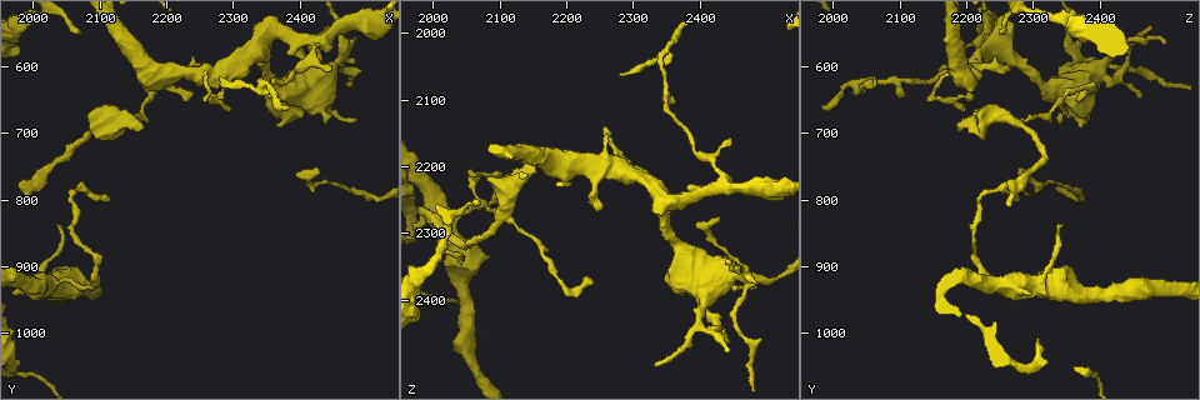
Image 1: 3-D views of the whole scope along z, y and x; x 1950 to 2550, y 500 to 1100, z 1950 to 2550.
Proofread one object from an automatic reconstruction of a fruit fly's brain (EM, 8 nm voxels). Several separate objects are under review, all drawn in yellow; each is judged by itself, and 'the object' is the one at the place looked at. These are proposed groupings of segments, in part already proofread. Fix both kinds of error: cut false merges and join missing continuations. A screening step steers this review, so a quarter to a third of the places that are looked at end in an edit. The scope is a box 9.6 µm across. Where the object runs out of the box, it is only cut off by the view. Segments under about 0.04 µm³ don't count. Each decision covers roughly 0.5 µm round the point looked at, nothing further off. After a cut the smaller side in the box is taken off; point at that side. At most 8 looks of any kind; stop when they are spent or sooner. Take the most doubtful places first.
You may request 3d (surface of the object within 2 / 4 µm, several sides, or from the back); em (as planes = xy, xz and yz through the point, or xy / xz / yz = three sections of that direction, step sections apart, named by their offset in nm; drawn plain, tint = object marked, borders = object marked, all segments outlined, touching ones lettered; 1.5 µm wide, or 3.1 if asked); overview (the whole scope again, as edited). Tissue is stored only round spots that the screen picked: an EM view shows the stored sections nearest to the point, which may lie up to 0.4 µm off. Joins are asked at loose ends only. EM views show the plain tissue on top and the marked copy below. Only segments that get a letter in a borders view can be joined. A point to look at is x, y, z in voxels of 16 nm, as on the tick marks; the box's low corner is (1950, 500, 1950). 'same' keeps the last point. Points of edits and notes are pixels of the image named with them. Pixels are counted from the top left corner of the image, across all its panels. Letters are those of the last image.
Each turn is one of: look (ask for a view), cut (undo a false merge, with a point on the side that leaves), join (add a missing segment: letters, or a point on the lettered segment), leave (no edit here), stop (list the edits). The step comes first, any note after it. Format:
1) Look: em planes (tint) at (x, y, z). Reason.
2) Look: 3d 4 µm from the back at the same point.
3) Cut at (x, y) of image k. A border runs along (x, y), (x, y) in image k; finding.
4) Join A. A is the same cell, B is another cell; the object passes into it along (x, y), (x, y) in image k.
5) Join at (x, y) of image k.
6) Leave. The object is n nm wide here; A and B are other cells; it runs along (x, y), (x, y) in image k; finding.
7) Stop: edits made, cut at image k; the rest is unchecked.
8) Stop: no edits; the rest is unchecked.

Look: 3d 2 µm at (2430, 585, 2440). Closes a loop.

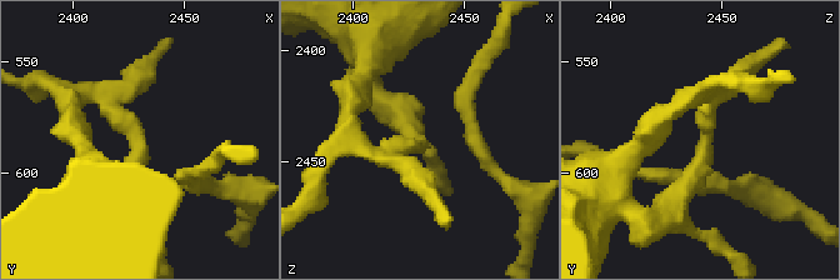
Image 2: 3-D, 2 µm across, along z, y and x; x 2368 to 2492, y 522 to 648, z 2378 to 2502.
Look: em planes (borders) at (2431, 586, 2444). Now the EM.

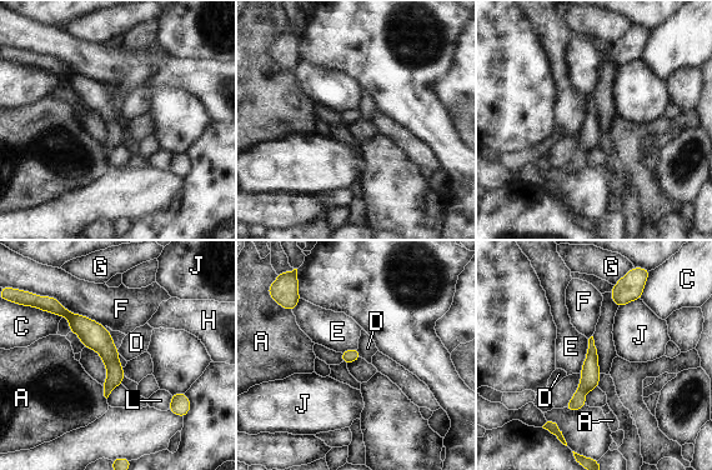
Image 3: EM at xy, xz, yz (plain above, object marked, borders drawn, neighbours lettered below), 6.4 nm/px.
Leave. The object is 90 nm wide here; A, C, D, E, F, G, H, J and L are other cells; continuous, no second cell.

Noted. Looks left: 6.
Look: 3d 4 µm at (2165, 695, 2190). Branch stops here.

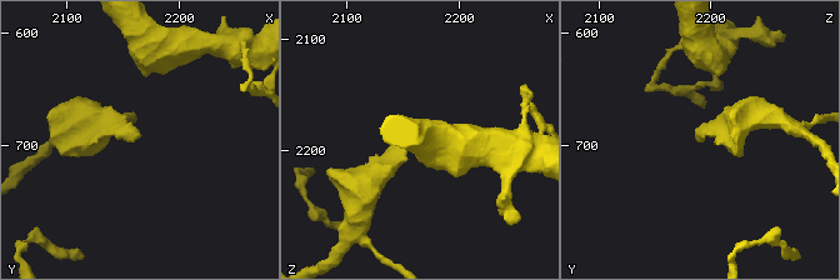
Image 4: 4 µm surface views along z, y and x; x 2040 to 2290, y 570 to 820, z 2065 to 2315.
Look: em planes (borders) at (2166, 696, 2186).

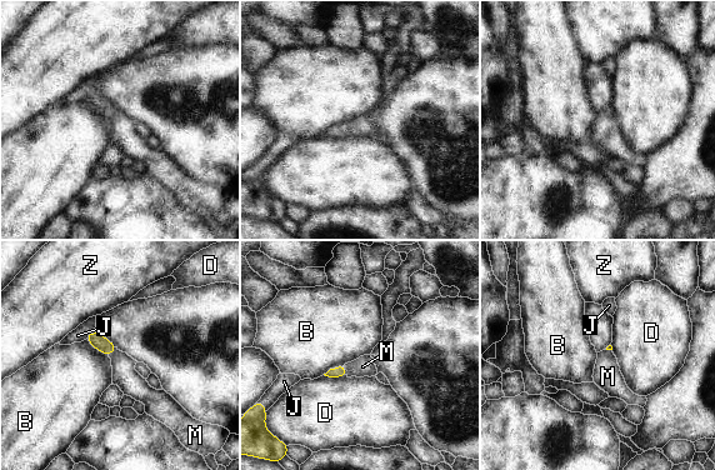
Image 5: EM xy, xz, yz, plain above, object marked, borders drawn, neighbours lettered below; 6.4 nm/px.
Join M. M is the same cell, B, D, J and Z are other cells; the object passes into it along (339, 371), (345, 370), (363, 366) in image 5; it goes on there.

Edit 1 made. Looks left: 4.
Look: overview.

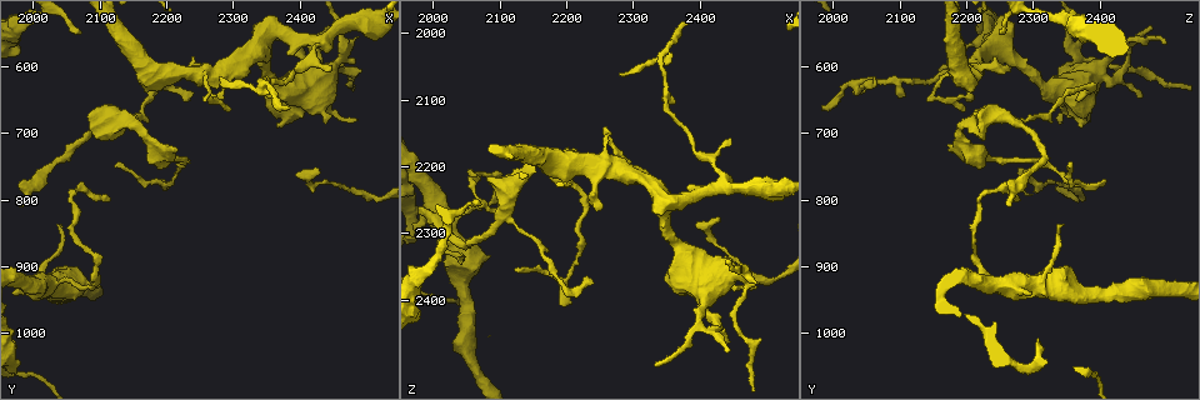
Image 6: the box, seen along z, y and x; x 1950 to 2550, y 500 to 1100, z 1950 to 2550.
Look: em yz step 4 (borders) at (2040, 840, 2345).

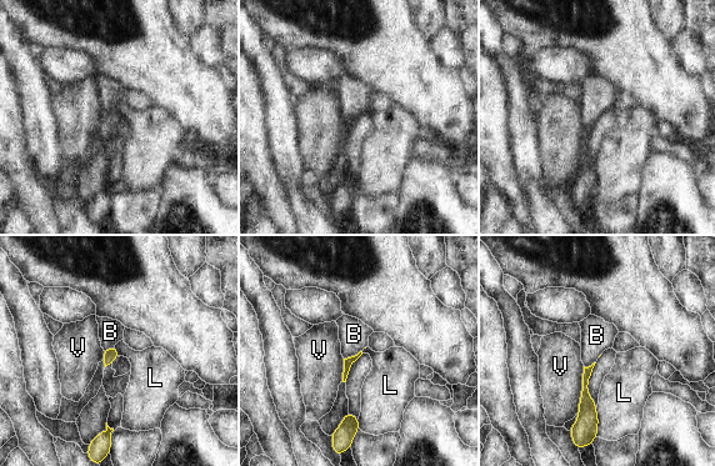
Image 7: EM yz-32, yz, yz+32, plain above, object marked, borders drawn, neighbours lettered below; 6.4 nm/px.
Join B. B is the same cell, L and V are other cells; the object passes into it along (348, 362), (353, 356), (354, 334) in image 7; the cell continues.

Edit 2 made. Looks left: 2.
Stop: edits made, join at image 5, join at image 7; the rest is unchecked.

